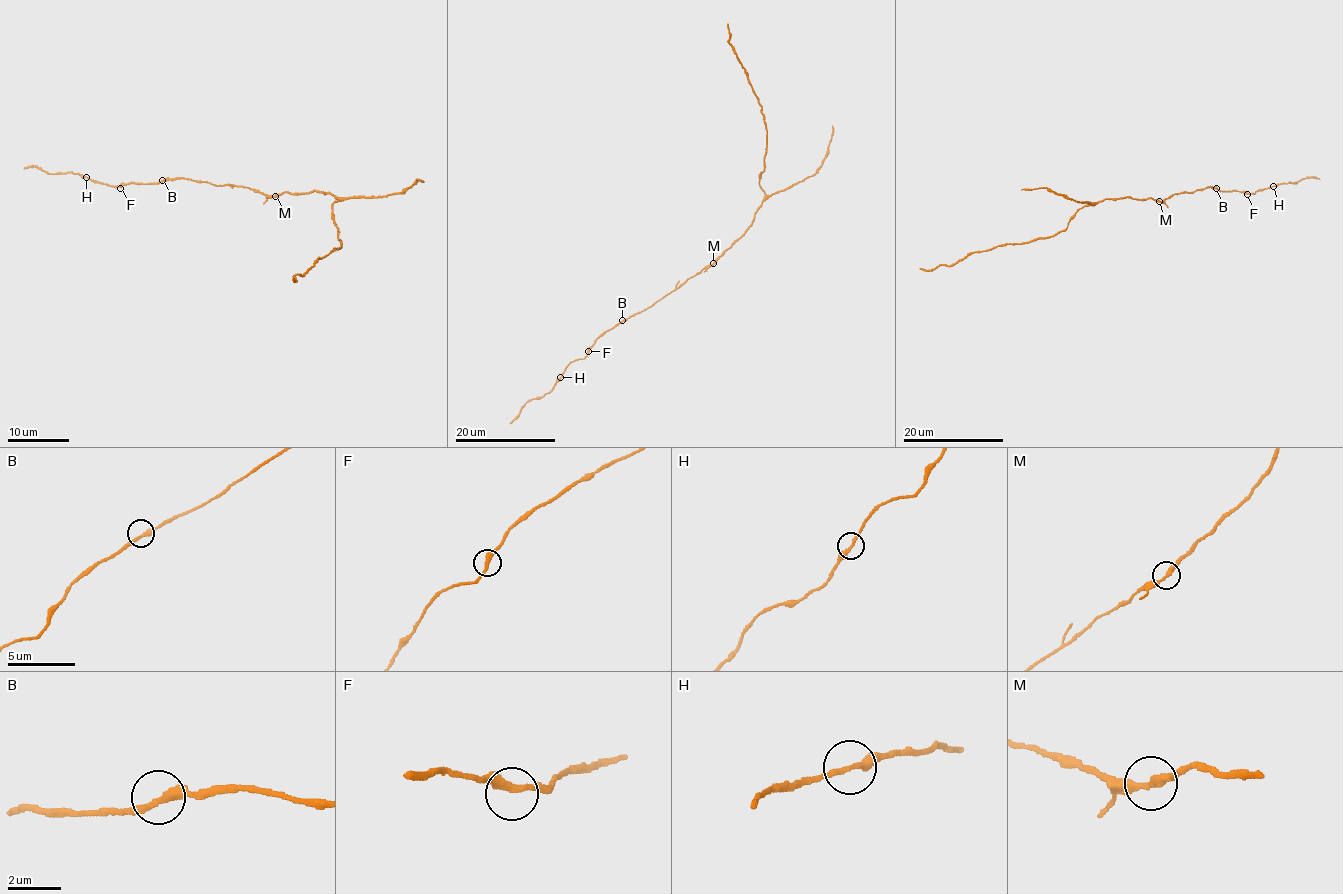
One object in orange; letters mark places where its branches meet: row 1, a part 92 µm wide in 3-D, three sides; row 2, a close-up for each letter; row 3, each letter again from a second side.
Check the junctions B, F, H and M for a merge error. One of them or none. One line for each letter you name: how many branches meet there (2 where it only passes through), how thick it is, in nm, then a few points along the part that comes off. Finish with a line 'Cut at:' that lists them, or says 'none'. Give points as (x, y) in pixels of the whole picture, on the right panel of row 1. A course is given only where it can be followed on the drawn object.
Cut at: none

